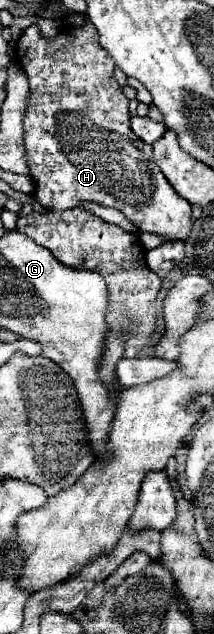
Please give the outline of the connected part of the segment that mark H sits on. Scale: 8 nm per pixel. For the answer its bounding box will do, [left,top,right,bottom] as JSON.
[17,21,193,242]

